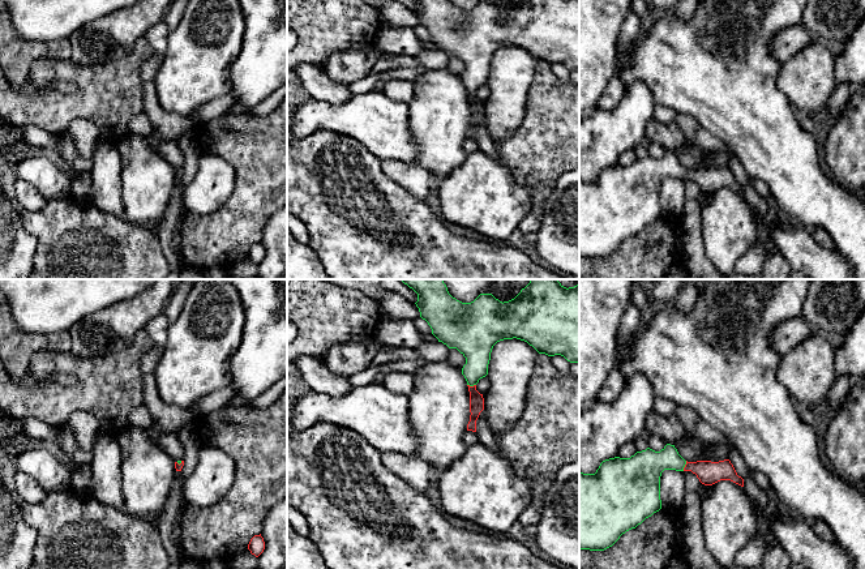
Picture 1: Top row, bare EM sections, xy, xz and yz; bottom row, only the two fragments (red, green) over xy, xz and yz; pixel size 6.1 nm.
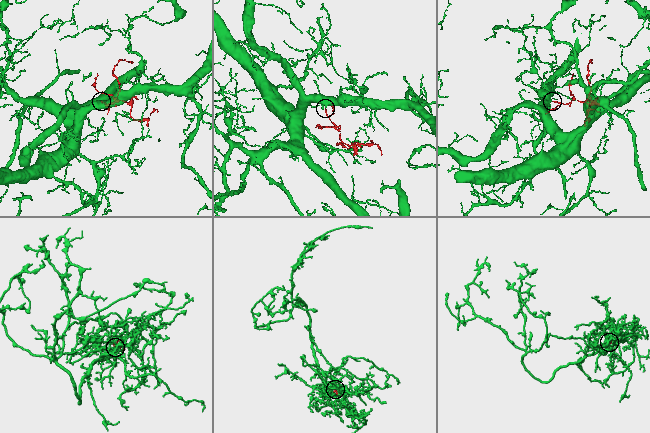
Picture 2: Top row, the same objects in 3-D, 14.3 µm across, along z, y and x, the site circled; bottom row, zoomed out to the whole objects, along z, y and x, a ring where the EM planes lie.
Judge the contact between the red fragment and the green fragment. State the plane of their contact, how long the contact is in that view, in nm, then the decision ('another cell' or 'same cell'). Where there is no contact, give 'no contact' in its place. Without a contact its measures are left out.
meets red in yz; contact 70 nm long; same cell

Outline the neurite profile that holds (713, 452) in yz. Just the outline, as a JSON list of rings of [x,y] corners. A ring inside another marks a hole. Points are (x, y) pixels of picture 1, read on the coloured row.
[[[729,441],[723,444],[706,444],[701,461],[719,462],[731,458],[731,449],[735,445]]]

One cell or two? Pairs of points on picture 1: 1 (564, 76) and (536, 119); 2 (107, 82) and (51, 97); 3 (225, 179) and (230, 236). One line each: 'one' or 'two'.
1: two
2: one
3: two

